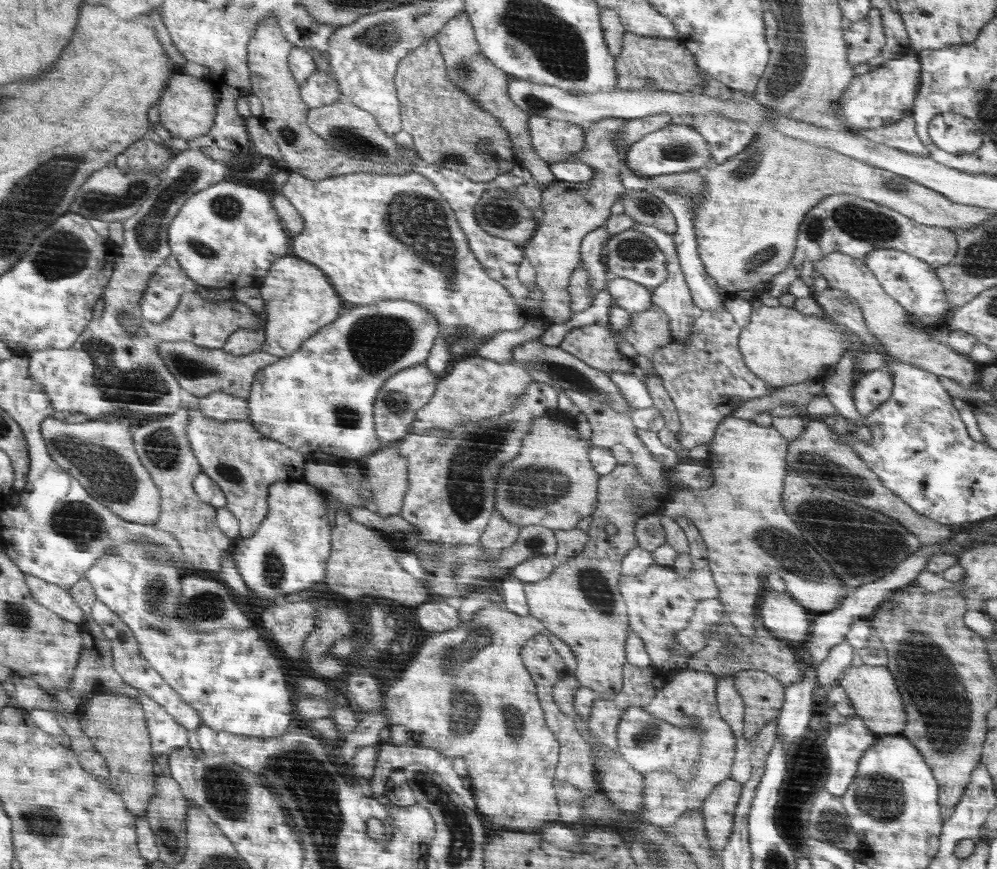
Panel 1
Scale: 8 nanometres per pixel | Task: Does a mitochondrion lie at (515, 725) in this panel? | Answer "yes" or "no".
yes

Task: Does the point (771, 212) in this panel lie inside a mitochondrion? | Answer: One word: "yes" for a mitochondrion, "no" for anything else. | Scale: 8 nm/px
no

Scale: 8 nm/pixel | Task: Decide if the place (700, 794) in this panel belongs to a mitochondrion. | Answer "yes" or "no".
no

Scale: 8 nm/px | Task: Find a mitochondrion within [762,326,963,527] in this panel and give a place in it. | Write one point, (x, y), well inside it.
(847, 480)

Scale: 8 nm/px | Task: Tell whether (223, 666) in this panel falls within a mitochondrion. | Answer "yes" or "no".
no

